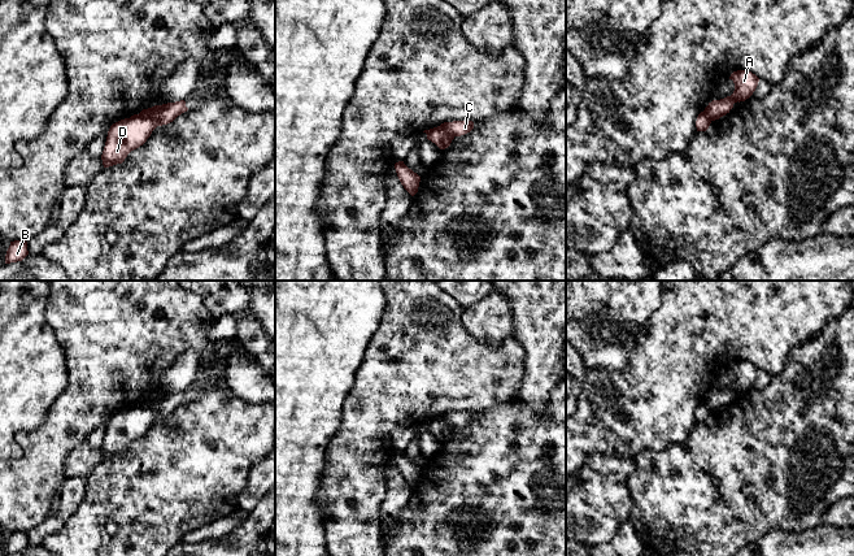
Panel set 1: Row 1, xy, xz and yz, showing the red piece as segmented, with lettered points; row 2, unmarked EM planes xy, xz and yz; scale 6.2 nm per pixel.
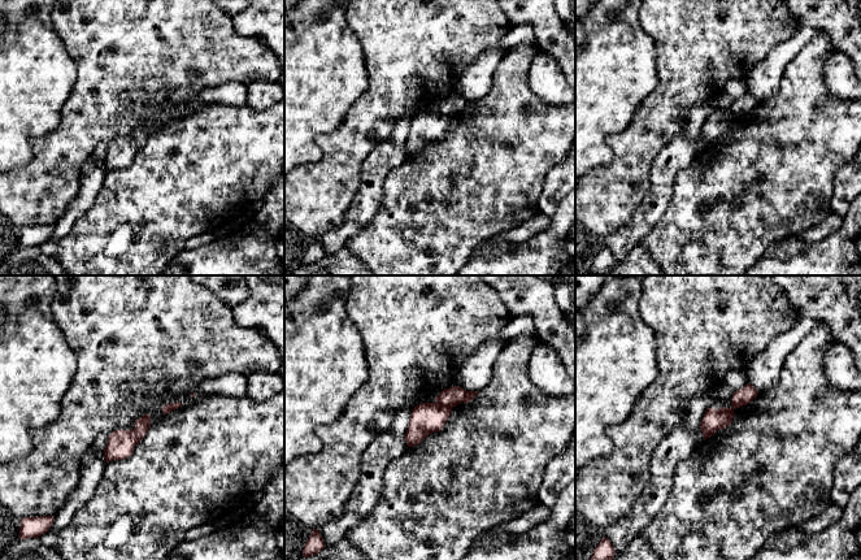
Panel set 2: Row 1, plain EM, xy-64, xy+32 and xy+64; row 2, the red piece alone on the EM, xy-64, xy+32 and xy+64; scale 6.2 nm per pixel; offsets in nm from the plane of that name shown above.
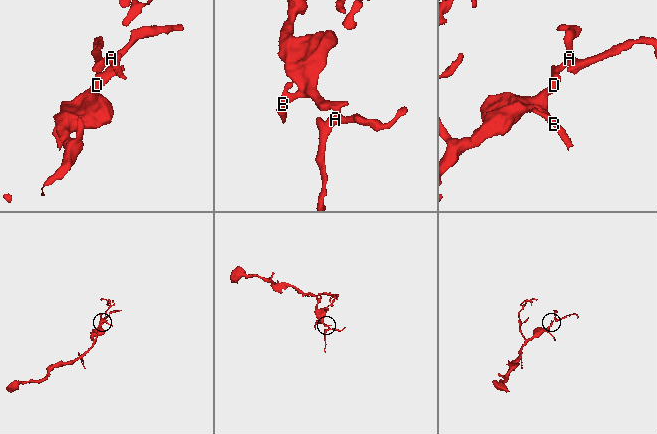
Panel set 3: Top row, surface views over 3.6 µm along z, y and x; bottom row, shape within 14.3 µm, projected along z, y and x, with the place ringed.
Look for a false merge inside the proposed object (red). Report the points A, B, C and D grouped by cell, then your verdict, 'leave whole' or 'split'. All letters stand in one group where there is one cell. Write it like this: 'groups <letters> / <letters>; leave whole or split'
groups A / B C D; split

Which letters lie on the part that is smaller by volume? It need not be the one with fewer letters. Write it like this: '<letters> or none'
A

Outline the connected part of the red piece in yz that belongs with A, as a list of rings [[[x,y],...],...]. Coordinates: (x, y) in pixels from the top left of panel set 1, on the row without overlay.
[[[749,361],[733,362],[729,370],[732,370],[735,374],[733,385],[720,391],[713,391],[703,401],[703,404],[711,412],[719,411],[720,408],[729,404],[735,394],[749,390],[759,373],[759,369]]]

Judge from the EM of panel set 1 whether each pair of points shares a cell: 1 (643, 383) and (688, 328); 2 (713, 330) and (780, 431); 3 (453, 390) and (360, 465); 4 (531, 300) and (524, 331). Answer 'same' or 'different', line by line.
1: same
2: different
3: same
4: same

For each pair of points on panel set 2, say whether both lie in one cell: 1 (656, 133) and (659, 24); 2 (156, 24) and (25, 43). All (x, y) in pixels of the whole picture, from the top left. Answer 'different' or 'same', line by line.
1: same
2: different

